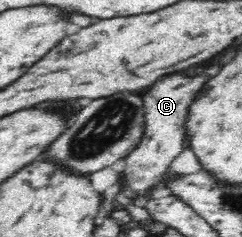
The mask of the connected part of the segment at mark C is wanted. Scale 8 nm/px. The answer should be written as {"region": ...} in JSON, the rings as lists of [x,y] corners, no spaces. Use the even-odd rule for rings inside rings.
{"region":[[[175,72],[159,78],[155,86],[143,94],[145,107],[145,130],[139,146],[125,157],[126,167],[121,174],[124,190],[138,195],[150,188],[170,168],[173,159],[181,152],[182,142],[187,135],[187,114],[203,88],[205,76],[189,76],[187,72]]]}

